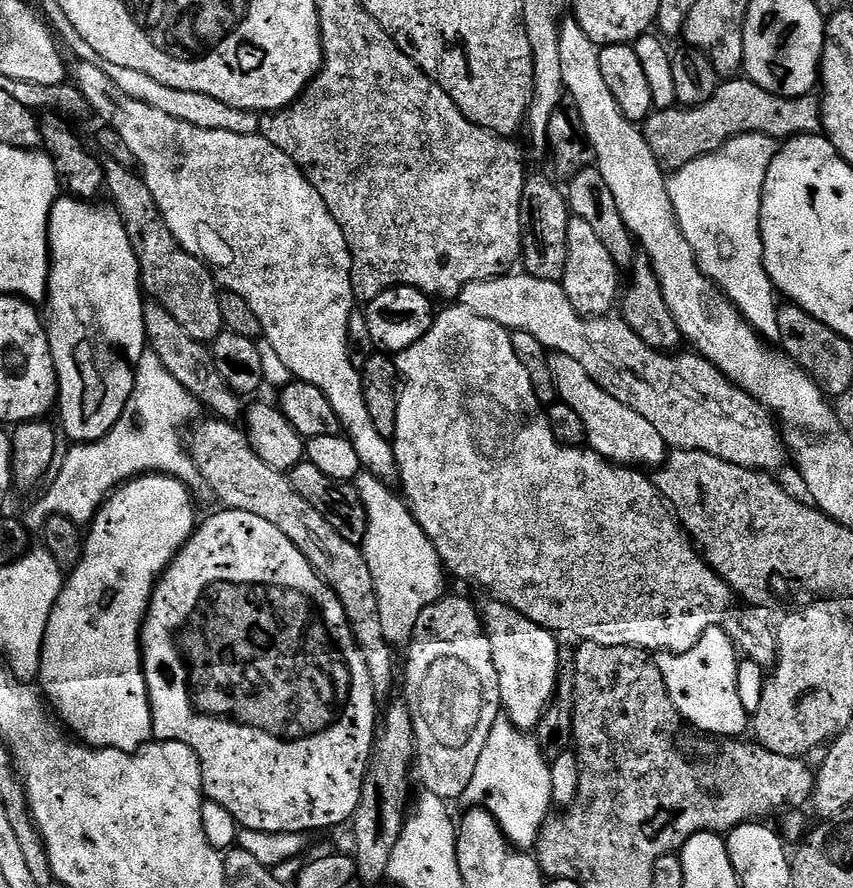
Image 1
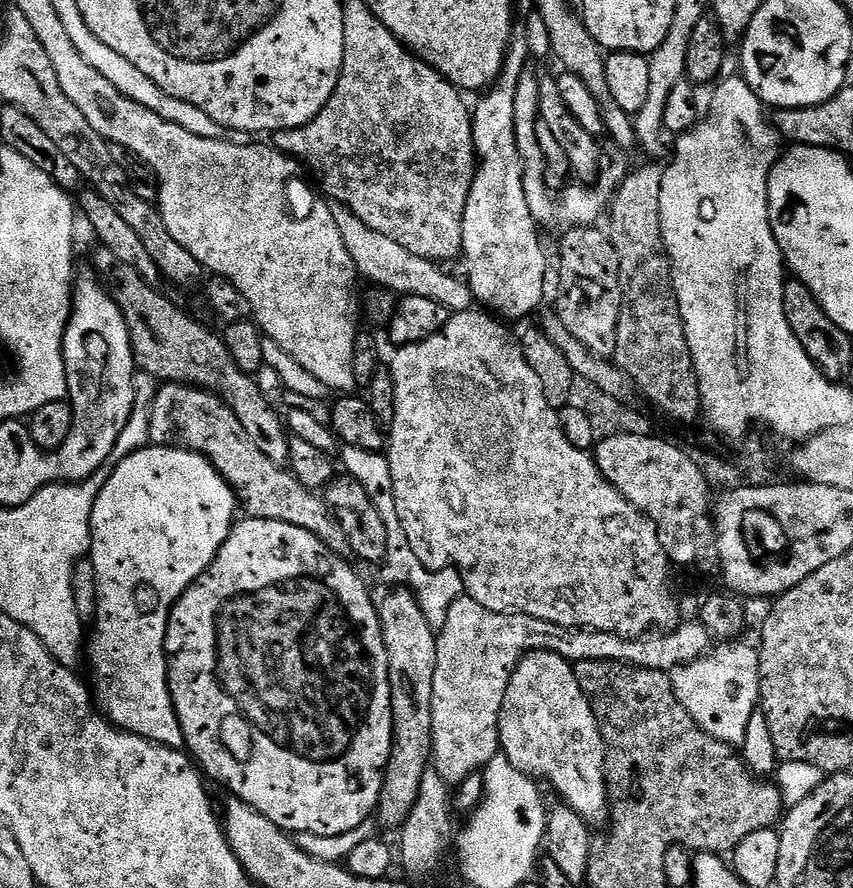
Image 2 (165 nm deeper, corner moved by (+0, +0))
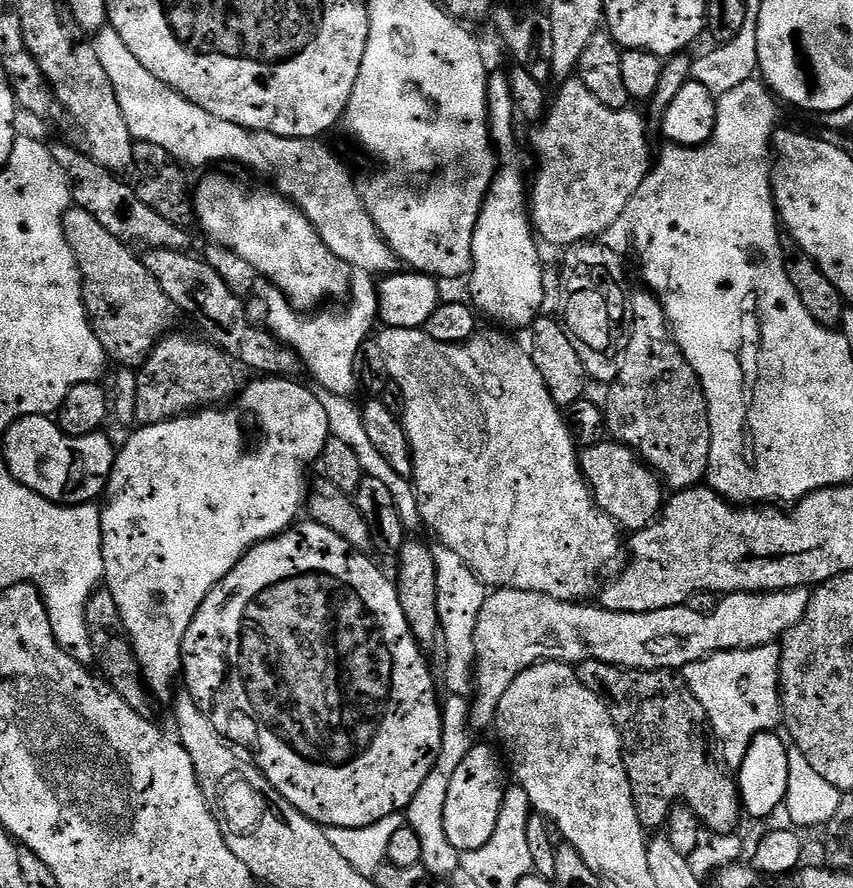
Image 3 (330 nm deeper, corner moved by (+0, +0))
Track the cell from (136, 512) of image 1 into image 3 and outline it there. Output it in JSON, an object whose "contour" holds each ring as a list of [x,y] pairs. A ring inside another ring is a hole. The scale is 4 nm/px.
{"contour":[[[256,378],[256,381],[243,392],[244,389],[227,406],[205,408],[187,416],[176,416],[166,422],[137,427],[135,429],[137,432],[125,442],[124,449],[121,447],[117,451],[112,476],[108,480],[106,489],[108,505],[103,505],[100,514],[104,584],[110,590],[110,594],[114,594],[114,602],[118,602],[118,614],[122,618],[130,642],[134,646],[134,654],[140,663],[148,690],[157,701],[173,699],[174,691],[172,692],[171,684],[175,680],[181,679],[184,667],[184,660],[180,657],[182,642],[186,638],[186,630],[190,630],[190,622],[194,618],[194,614],[198,614],[206,594],[210,594],[210,590],[214,590],[214,586],[218,582],[222,582],[222,578],[226,578],[226,574],[230,574],[230,570],[234,570],[234,566],[238,566],[238,562],[255,544],[261,544],[263,540],[272,540],[276,536],[280,536],[301,519],[302,509],[308,503],[310,491],[308,467],[319,461],[330,435],[330,419],[328,420],[328,412],[324,409],[323,402],[310,389],[303,388],[295,379]]]}

